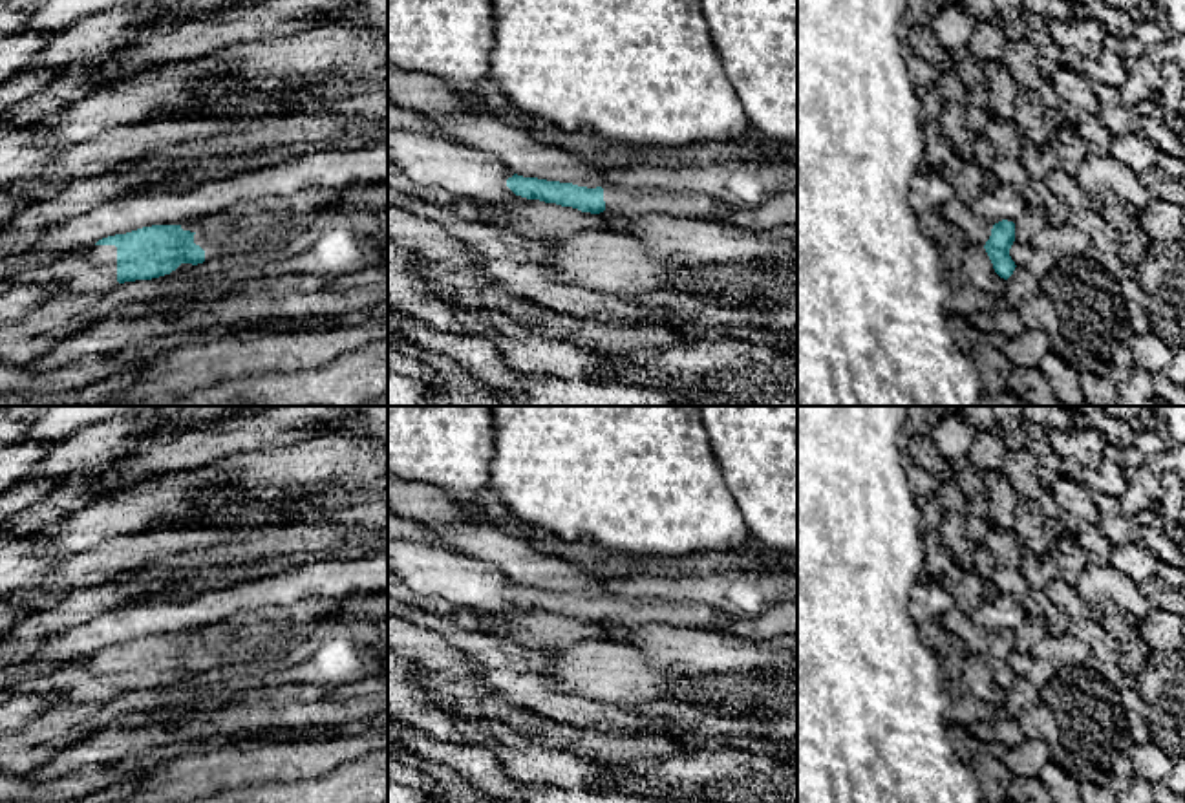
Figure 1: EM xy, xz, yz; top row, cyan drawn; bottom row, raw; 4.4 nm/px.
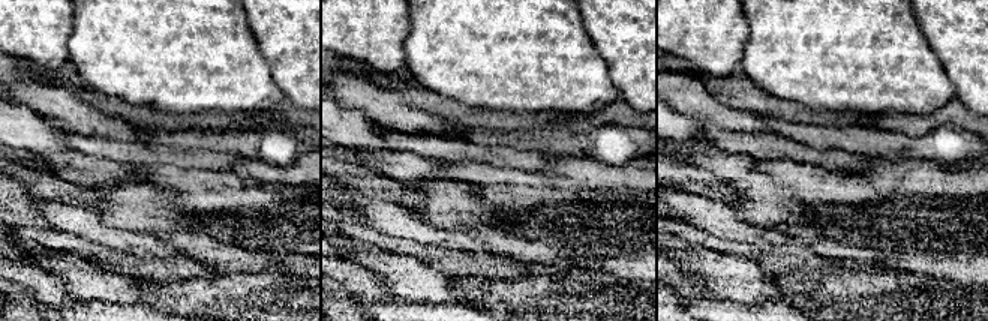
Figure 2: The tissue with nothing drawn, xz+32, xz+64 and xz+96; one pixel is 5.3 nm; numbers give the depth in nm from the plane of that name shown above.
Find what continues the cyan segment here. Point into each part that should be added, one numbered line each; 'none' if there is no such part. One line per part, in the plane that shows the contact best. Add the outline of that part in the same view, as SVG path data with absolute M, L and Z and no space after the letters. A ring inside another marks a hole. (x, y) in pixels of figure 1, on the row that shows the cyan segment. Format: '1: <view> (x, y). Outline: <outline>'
1: xy (231, 238). Outline: M326 210L293 216L278 223L225 227L219 230L201 230L194 234L194 243L205 251L205 260L219 256L221 252L243 252L258 241L267 241L272 234L287 234L302 230L316 223Z
2: xy (94, 269). Outline: M95 243L33 267L22 280L22 285L59 289L64 294L106 293L117 284L117 247Z

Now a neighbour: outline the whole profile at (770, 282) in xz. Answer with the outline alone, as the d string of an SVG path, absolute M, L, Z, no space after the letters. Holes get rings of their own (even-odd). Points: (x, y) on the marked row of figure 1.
M797 251L746 262L689 265L677 273L669 289L708 294L721 304L797 307Z

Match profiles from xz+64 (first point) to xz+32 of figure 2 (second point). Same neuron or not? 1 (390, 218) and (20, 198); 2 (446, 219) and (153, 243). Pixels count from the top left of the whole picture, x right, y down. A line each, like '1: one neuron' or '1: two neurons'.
1: two neurons
2: two neurons

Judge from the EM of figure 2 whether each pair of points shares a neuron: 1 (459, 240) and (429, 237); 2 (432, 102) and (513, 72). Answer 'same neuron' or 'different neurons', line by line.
1: same neuron
2: different neurons

